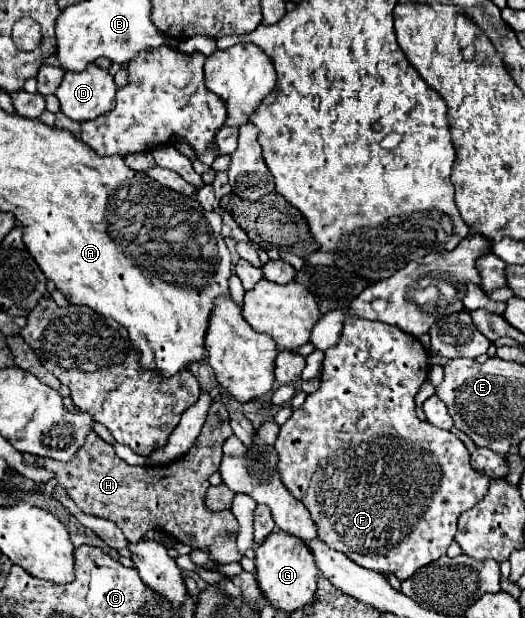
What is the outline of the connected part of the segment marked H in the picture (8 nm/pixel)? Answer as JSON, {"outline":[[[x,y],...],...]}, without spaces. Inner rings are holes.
{"outline":[[[214,402],[208,410],[208,418],[196,444],[186,456],[168,464],[130,466],[118,458],[110,446],[104,446],[104,440],[94,430],[86,436],[84,446],[70,462],[38,458],[36,454],[28,452],[24,452],[22,458],[26,466],[54,472],[58,486],[68,492],[68,496],[84,514],[112,520],[124,532],[128,542],[138,542],[148,530],[160,530],[192,548],[210,548],[216,562],[228,564],[240,560],[236,550],[236,518],[230,508],[214,512],[204,504],[206,492],[210,488],[208,478],[220,468],[222,444],[228,436],[232,436],[228,410],[224,404]]]}

